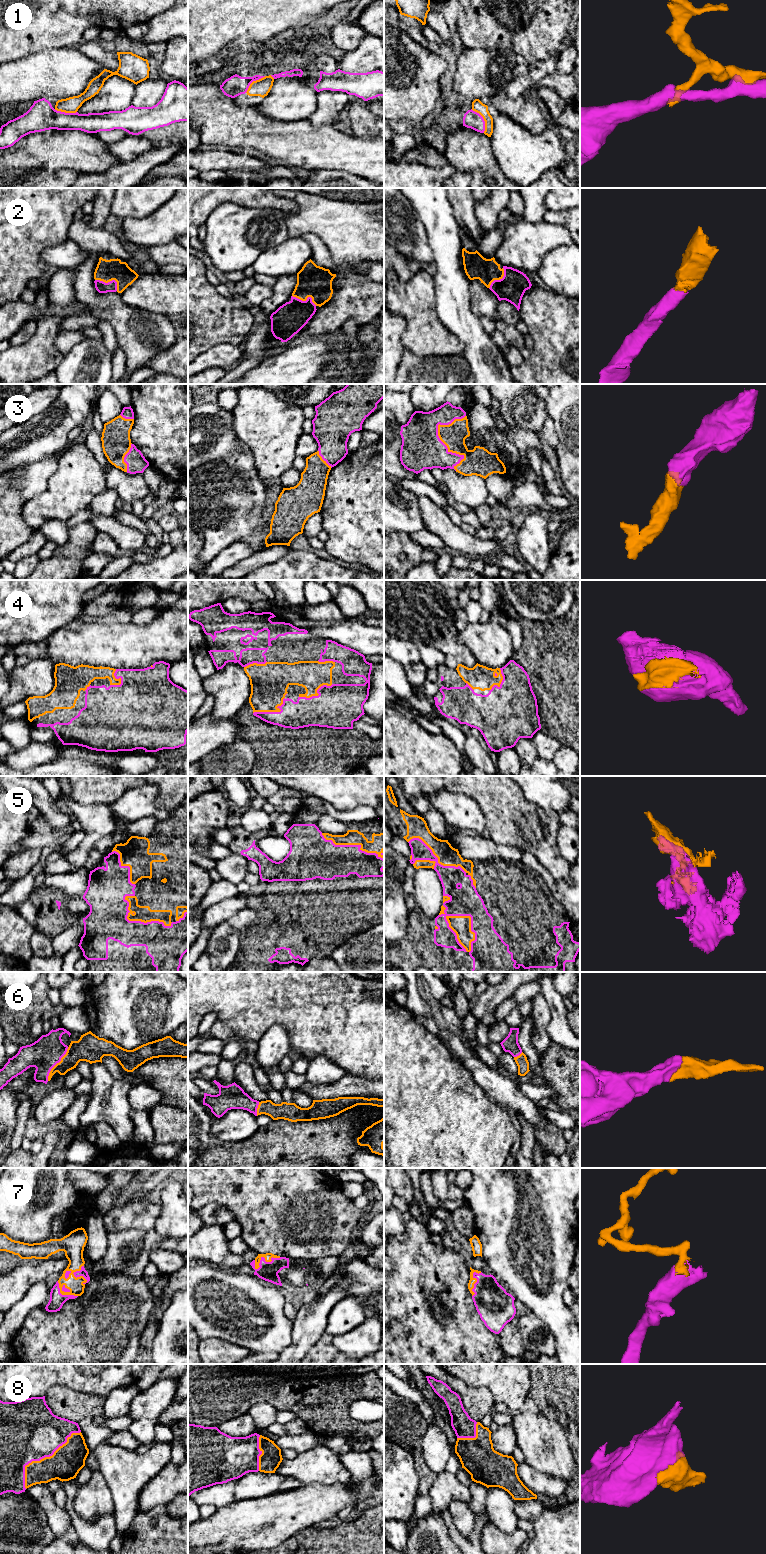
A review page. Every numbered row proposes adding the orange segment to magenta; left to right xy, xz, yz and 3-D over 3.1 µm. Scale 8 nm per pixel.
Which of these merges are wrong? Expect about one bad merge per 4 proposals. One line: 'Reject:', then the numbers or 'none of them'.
Reject: 1

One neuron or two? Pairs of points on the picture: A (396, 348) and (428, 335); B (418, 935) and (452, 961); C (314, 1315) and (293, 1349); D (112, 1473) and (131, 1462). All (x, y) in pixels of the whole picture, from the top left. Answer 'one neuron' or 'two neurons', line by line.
A: two neurons
B: one neuron
C: one neuron
D: one neuron

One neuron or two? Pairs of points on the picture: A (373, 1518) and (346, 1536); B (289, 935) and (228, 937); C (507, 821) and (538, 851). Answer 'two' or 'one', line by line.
A: one
B: two
C: one

